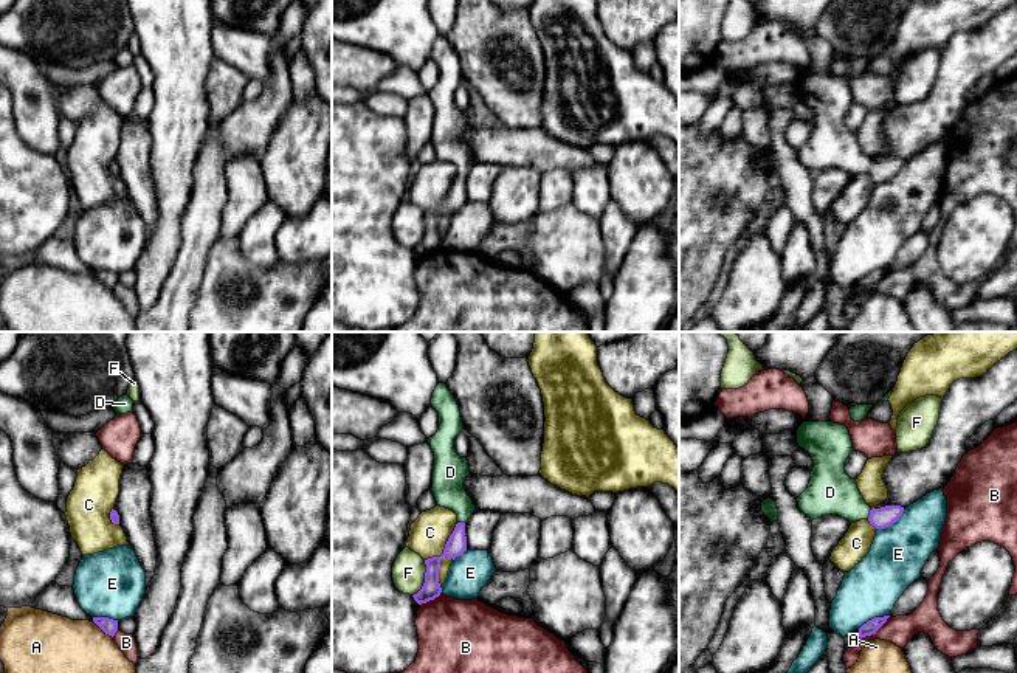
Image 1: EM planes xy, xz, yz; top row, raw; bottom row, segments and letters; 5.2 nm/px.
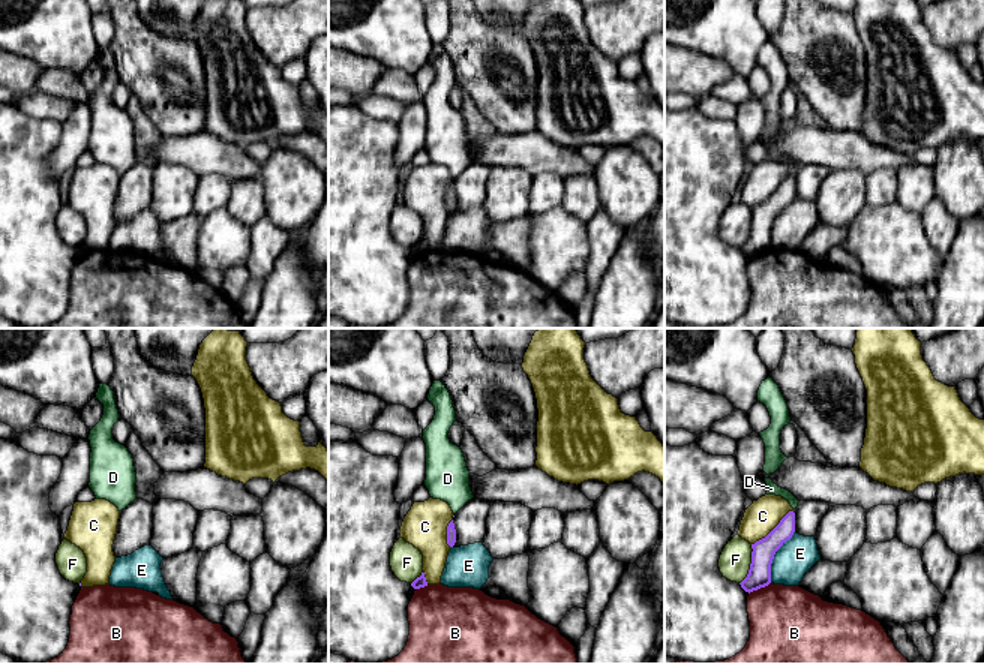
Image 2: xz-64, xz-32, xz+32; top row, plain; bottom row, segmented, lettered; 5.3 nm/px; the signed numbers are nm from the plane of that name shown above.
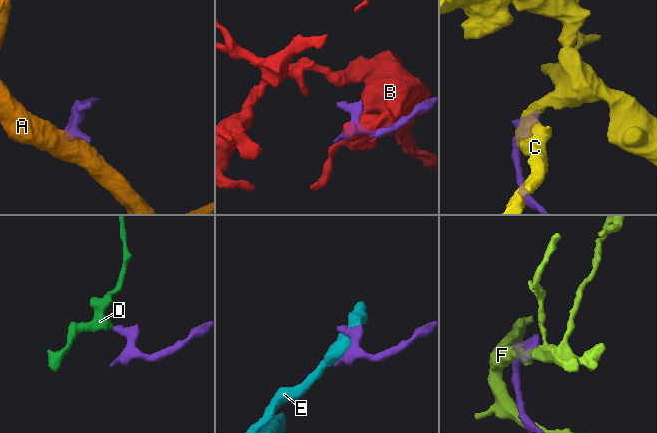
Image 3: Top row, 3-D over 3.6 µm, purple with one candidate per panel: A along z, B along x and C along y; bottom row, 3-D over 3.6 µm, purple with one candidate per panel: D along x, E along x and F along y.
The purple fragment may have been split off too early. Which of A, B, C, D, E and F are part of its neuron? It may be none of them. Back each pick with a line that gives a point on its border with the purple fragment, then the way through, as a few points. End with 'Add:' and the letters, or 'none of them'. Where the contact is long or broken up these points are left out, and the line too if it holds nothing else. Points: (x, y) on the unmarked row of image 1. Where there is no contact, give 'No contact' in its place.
D: Touches purple at yz (870, 166). Path across: yz (884, 169), (870, 166), (830, 144)
Add: D

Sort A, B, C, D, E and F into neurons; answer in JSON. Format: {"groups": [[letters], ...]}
{"groups": [["A"], ["B"], ["C"], ["D"], ["E"], ["F"]]}

